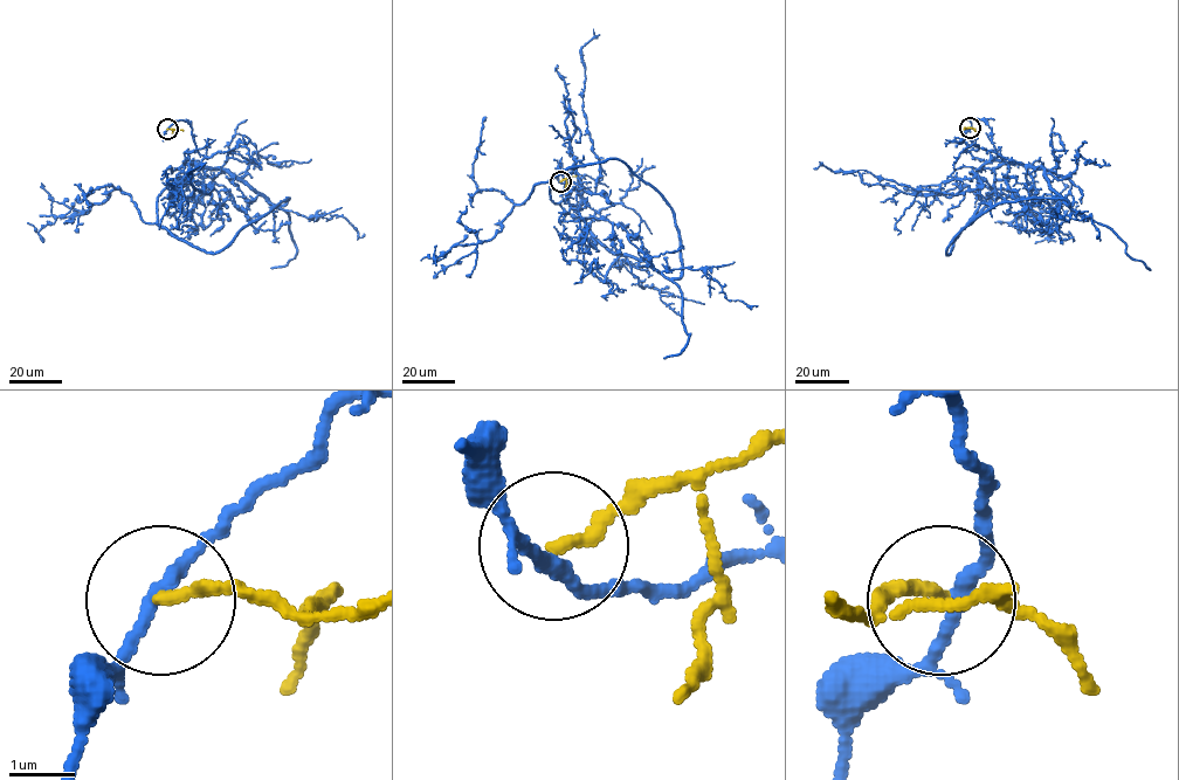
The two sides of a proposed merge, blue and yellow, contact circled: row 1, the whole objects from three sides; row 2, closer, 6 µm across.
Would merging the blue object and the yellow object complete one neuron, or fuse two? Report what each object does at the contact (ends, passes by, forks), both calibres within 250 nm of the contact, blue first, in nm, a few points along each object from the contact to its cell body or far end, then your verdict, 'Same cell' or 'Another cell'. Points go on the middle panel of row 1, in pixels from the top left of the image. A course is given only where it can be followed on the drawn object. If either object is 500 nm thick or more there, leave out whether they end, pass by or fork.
At the ring blue passes by. At the ring yellow ends. Thickness 200 nm (blue) against 190 nm. Course of blue: (560, 181), (590, 222), (584, 188), (554, 204), (549, 180), (491, 239), (436, 246). Course of yellow: (560, 181), (576, 175). Another cell

